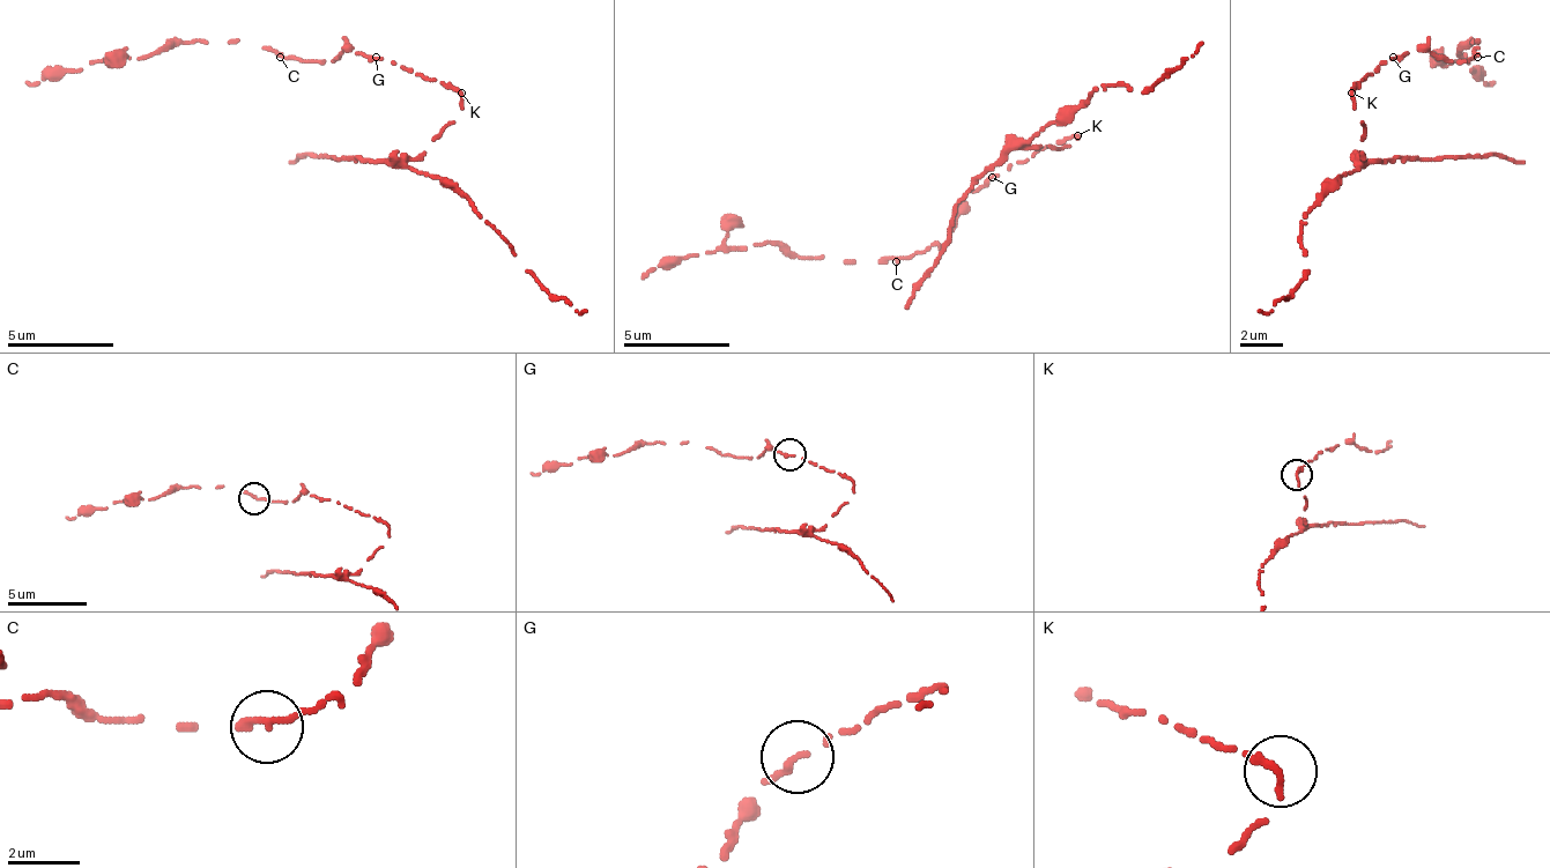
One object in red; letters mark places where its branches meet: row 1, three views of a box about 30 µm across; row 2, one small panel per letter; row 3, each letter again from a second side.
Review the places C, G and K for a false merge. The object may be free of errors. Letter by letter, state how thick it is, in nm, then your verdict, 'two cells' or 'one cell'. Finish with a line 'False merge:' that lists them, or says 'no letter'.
C: 260 nm thick; one cell
G: 260 nm thick; one cell
K: 260 nm thick; two cells
False merge: K

